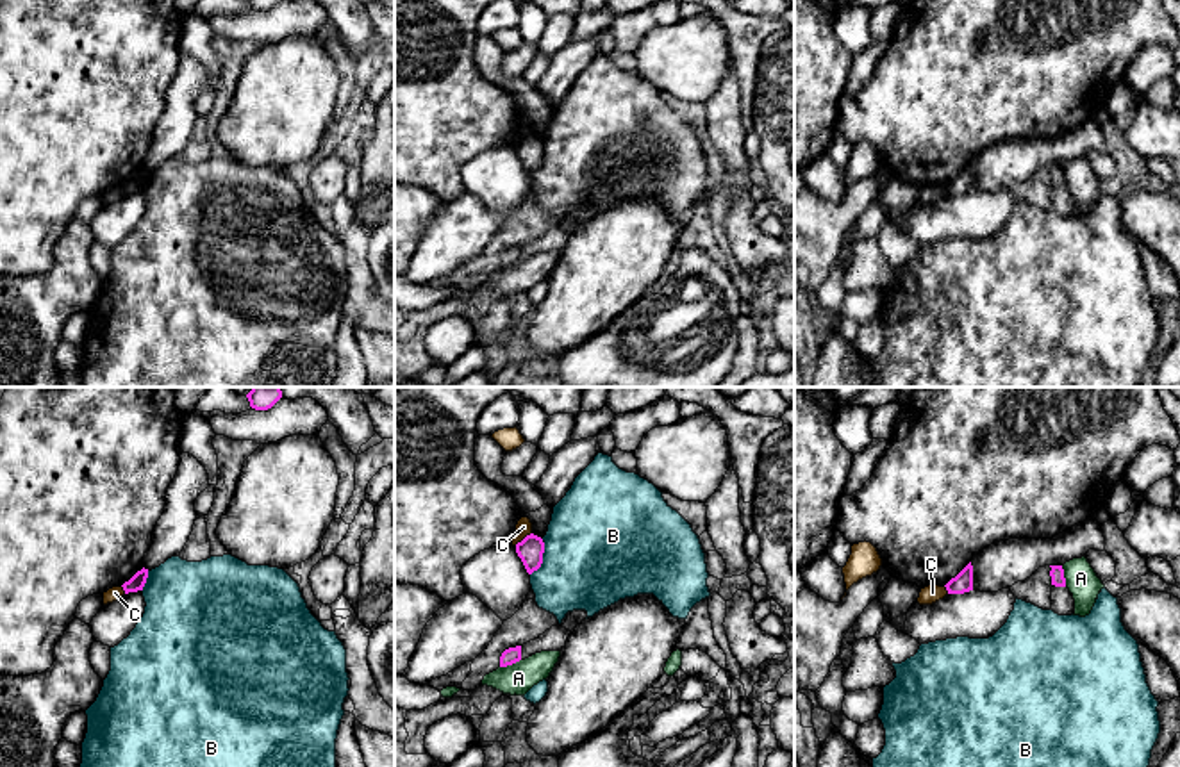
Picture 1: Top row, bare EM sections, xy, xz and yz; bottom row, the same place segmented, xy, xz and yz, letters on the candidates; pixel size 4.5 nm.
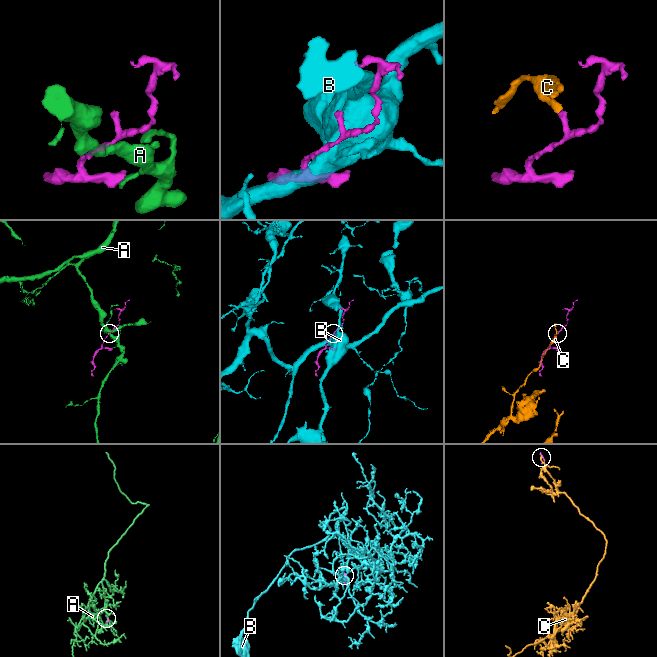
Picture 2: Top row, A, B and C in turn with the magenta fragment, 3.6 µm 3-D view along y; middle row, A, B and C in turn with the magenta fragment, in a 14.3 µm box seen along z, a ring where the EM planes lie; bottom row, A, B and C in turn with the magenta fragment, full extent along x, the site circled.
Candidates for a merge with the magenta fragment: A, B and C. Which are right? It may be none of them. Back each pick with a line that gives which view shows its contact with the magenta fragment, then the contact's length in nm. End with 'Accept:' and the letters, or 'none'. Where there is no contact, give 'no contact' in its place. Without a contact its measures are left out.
Accept: none

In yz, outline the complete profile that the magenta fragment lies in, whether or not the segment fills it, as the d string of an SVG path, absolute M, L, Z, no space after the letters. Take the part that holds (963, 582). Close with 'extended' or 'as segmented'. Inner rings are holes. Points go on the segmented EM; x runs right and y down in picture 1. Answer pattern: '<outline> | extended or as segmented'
M971 562L946 585L948 594L964 594L973 590L973 565Z | as segmented

